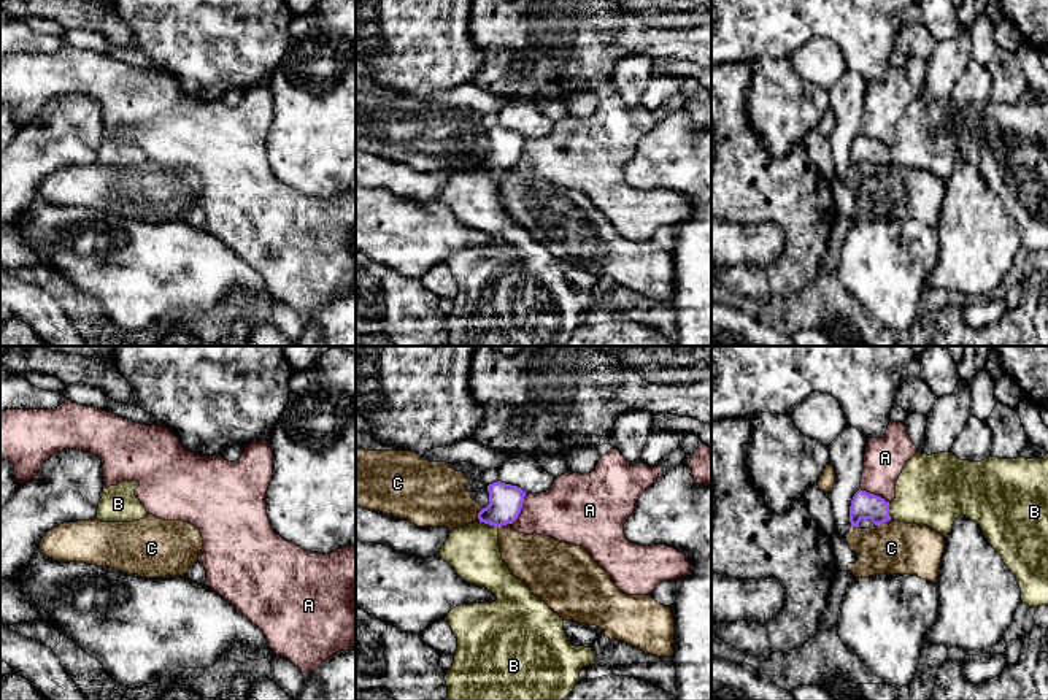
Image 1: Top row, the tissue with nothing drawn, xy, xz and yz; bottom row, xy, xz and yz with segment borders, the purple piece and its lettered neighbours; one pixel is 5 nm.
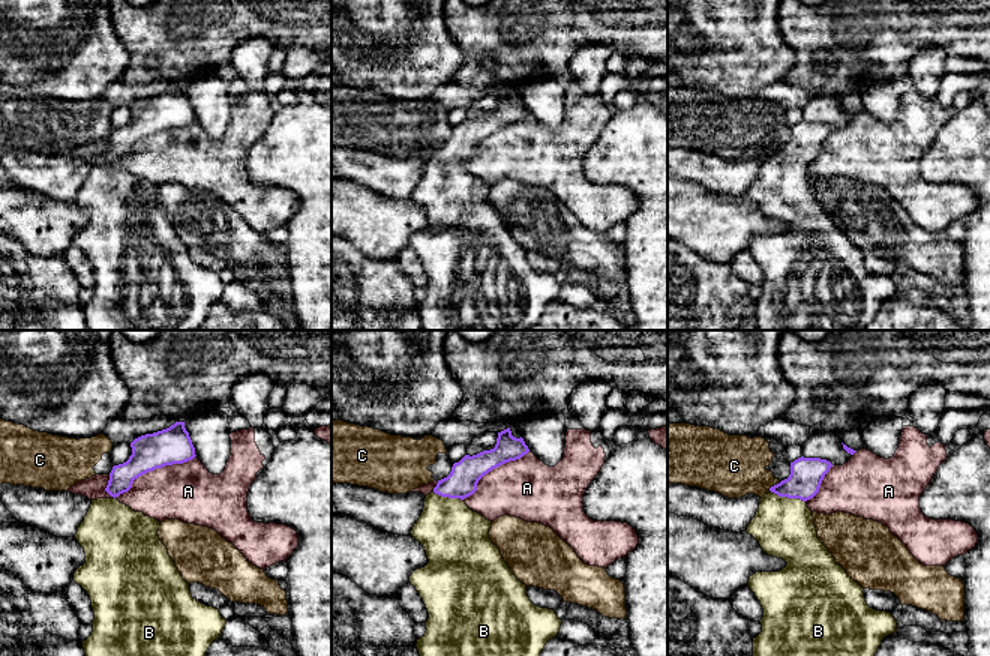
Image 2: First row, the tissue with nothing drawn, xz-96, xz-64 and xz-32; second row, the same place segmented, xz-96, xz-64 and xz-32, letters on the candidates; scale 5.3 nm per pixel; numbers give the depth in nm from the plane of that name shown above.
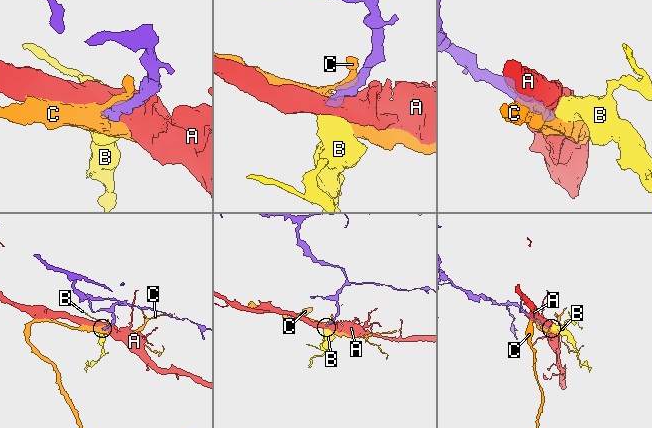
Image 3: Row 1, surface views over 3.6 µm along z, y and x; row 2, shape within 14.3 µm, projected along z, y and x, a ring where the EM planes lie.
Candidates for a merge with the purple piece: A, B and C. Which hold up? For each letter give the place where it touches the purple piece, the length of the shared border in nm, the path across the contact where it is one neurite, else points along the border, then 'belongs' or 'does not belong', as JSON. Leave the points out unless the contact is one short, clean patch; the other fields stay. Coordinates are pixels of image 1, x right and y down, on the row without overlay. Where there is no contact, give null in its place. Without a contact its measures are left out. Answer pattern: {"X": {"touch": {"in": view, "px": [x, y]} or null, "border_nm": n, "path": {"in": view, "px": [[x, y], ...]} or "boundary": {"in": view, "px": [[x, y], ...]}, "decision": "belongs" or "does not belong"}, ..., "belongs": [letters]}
{"A": {"touch": {"in": "yz", "px": [875, 140]}, "border_nm": 170, "decision": "does not belong"}, "B": {"touch": {"in": "xz", "px": [489, 169]}, "border_nm": 100, "path": {"in": "xz", "px": [[505, 146], [489, 169], [473, 196]]}, "decision": "belongs"}, "C": {"touch": {"in": "yz", "px": [882, 167]}, "border_nm": 90, "decision": "does not belong"}, "belongs": ["B"]}

